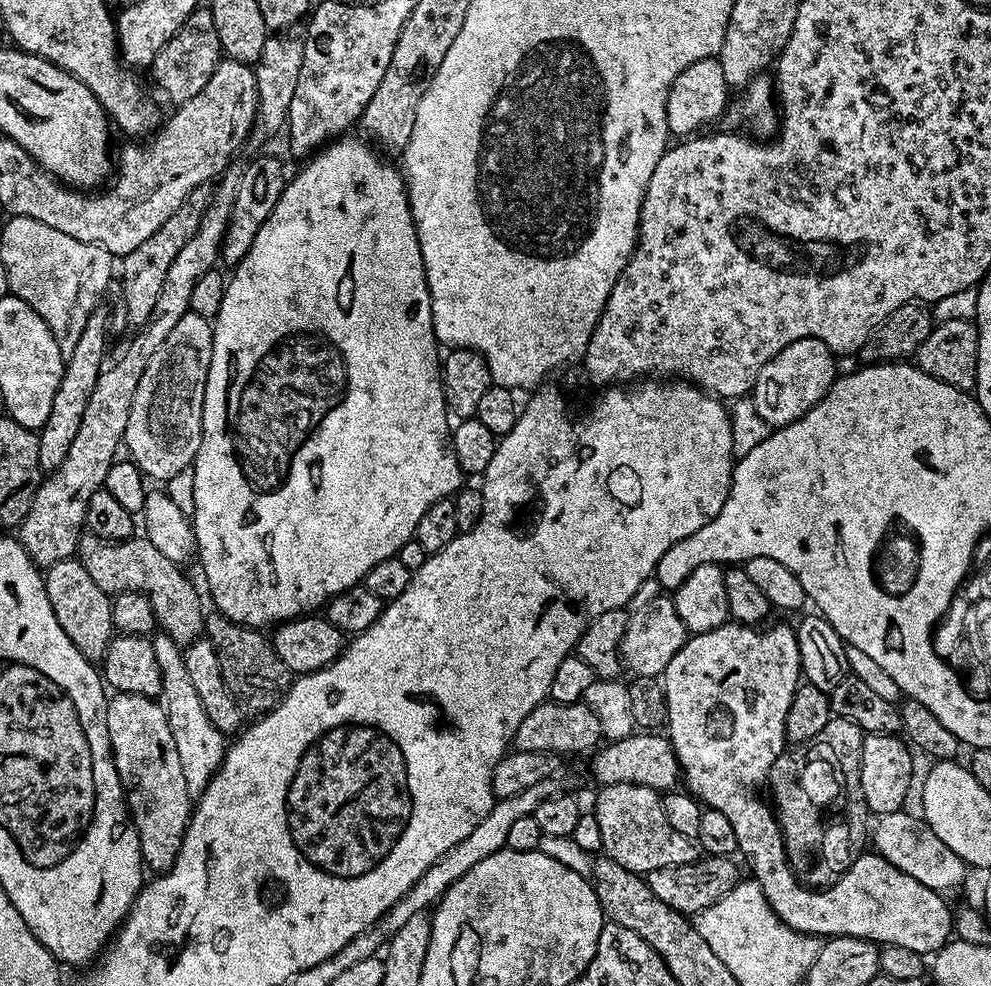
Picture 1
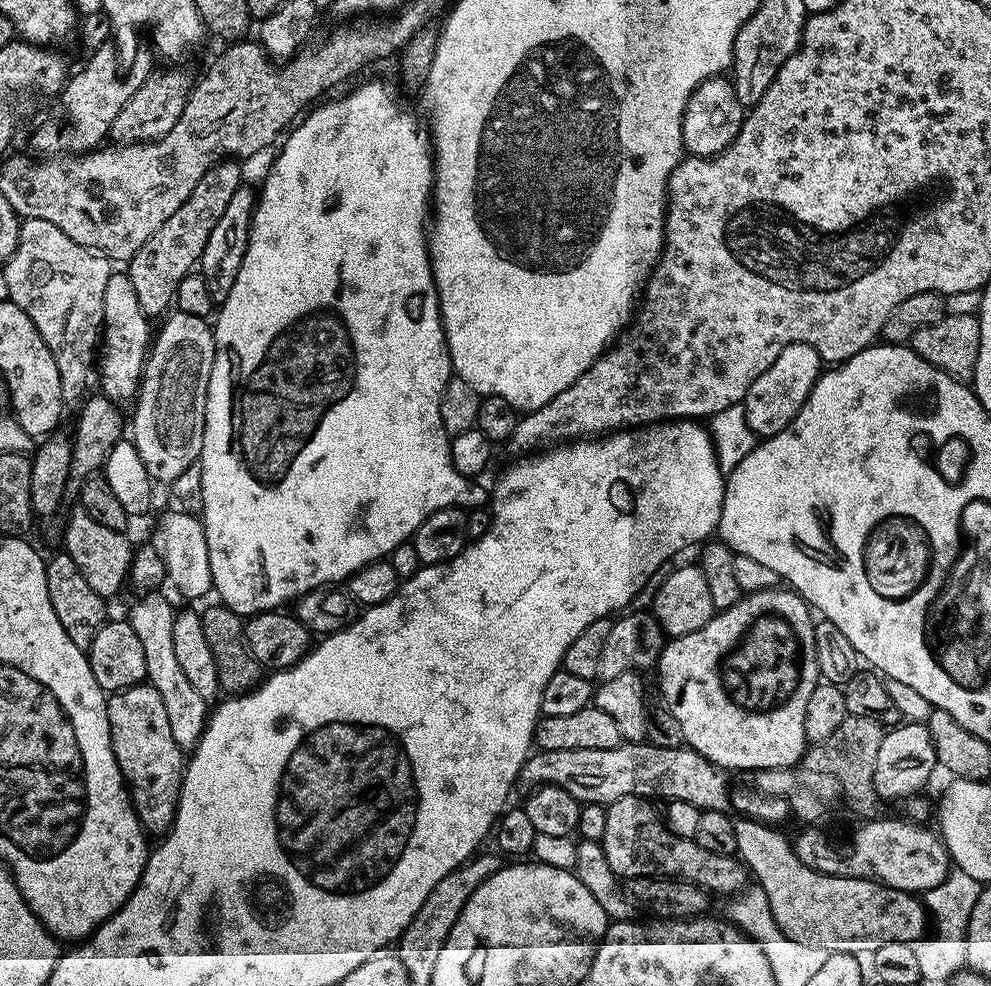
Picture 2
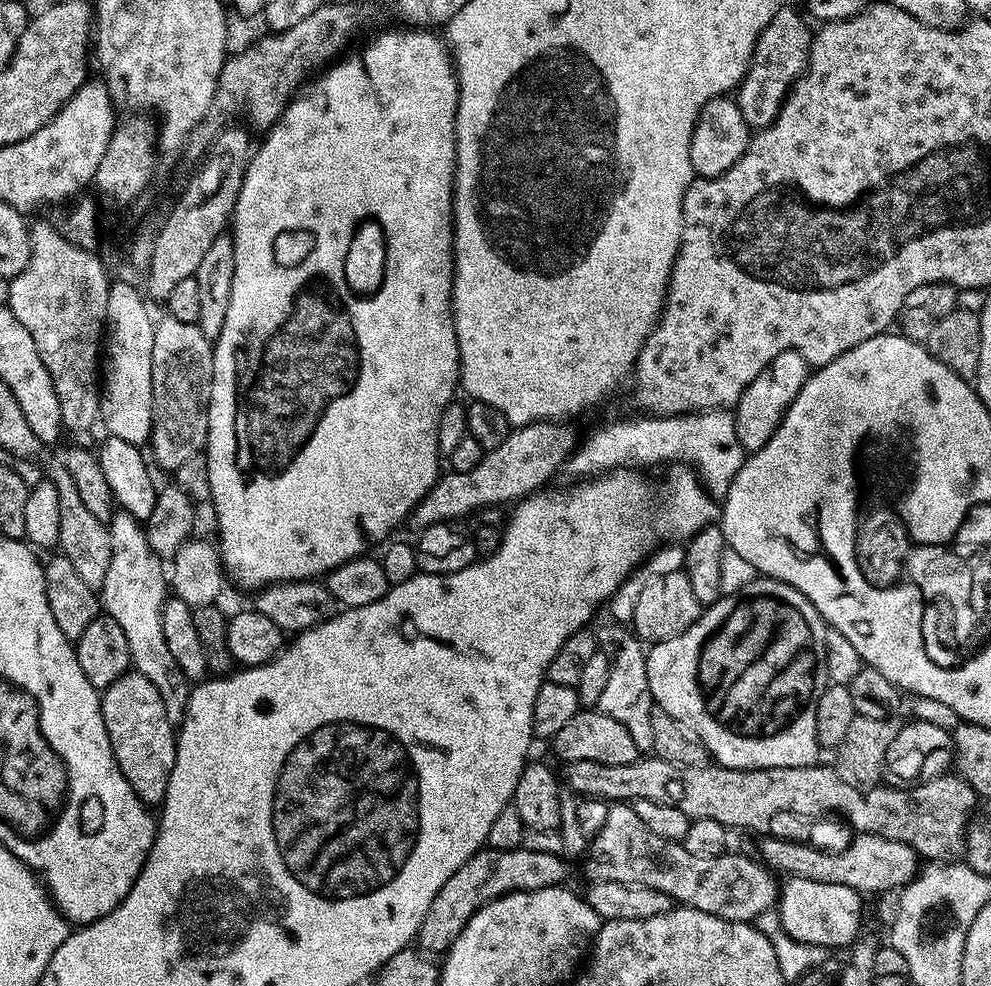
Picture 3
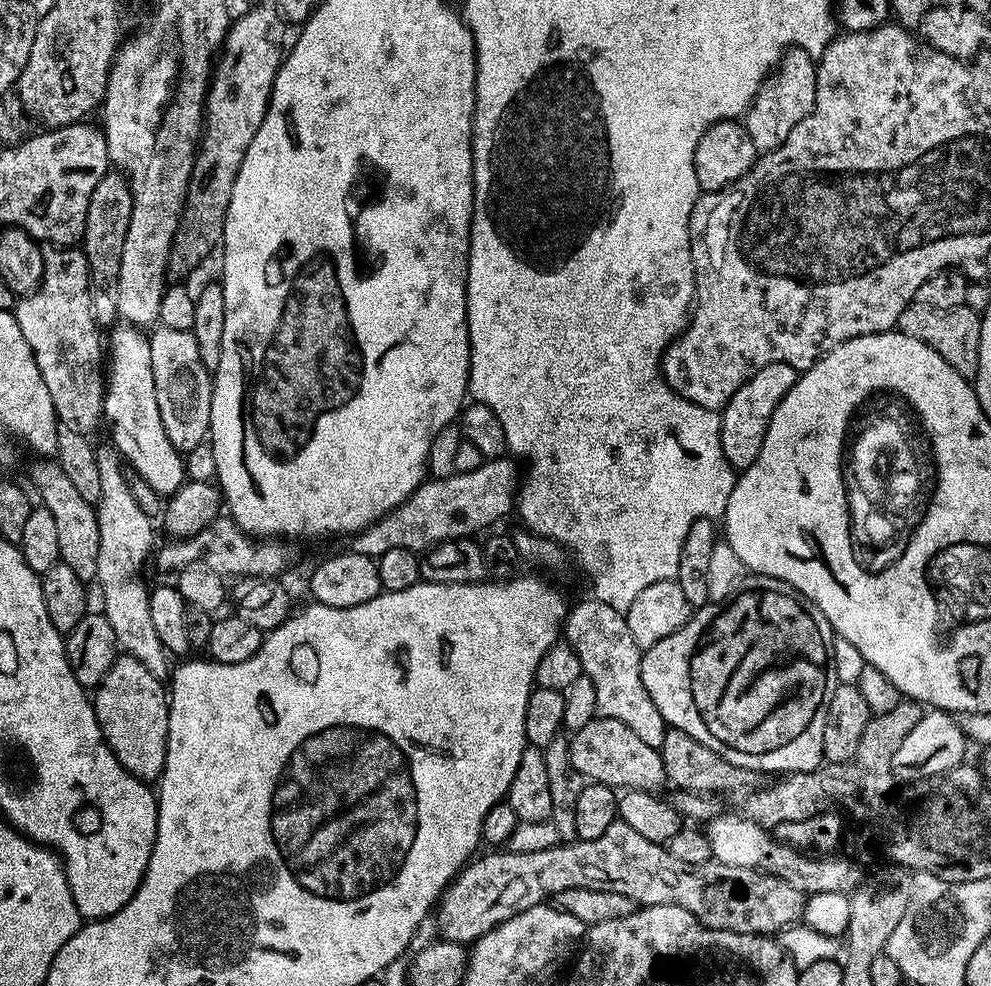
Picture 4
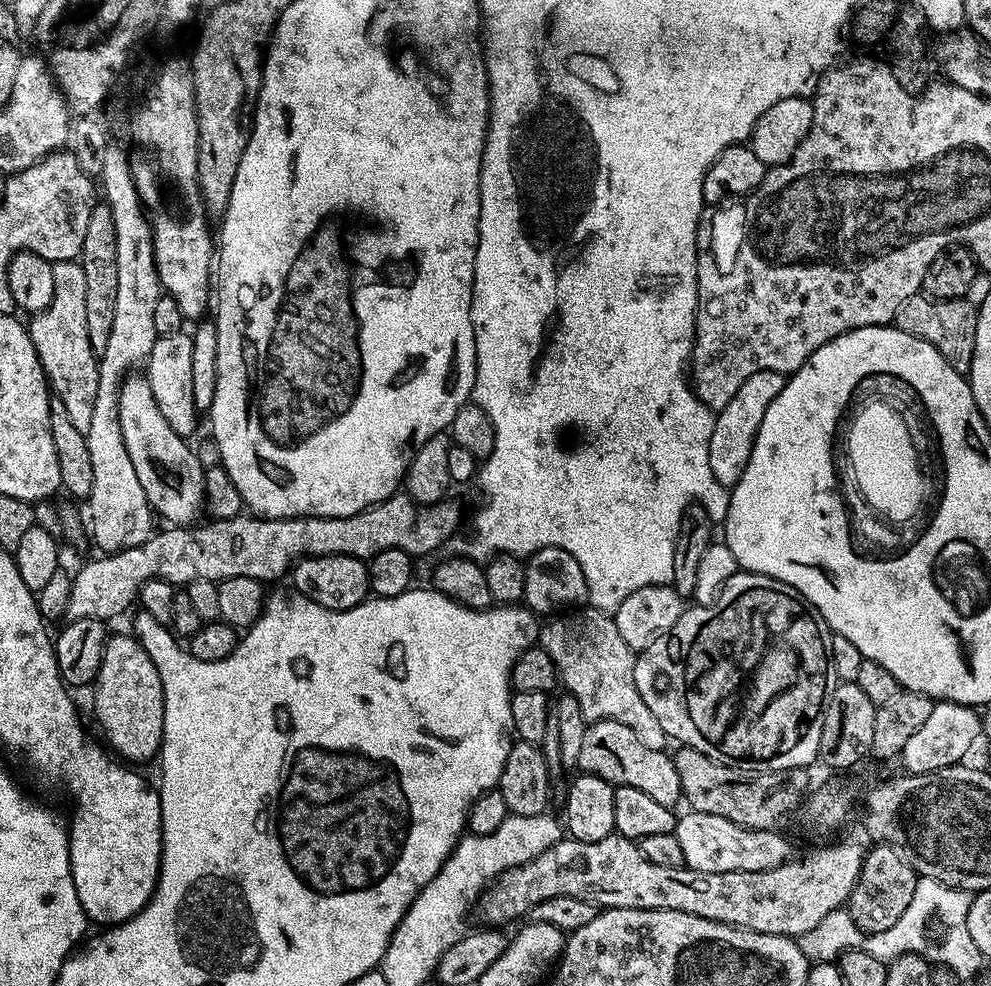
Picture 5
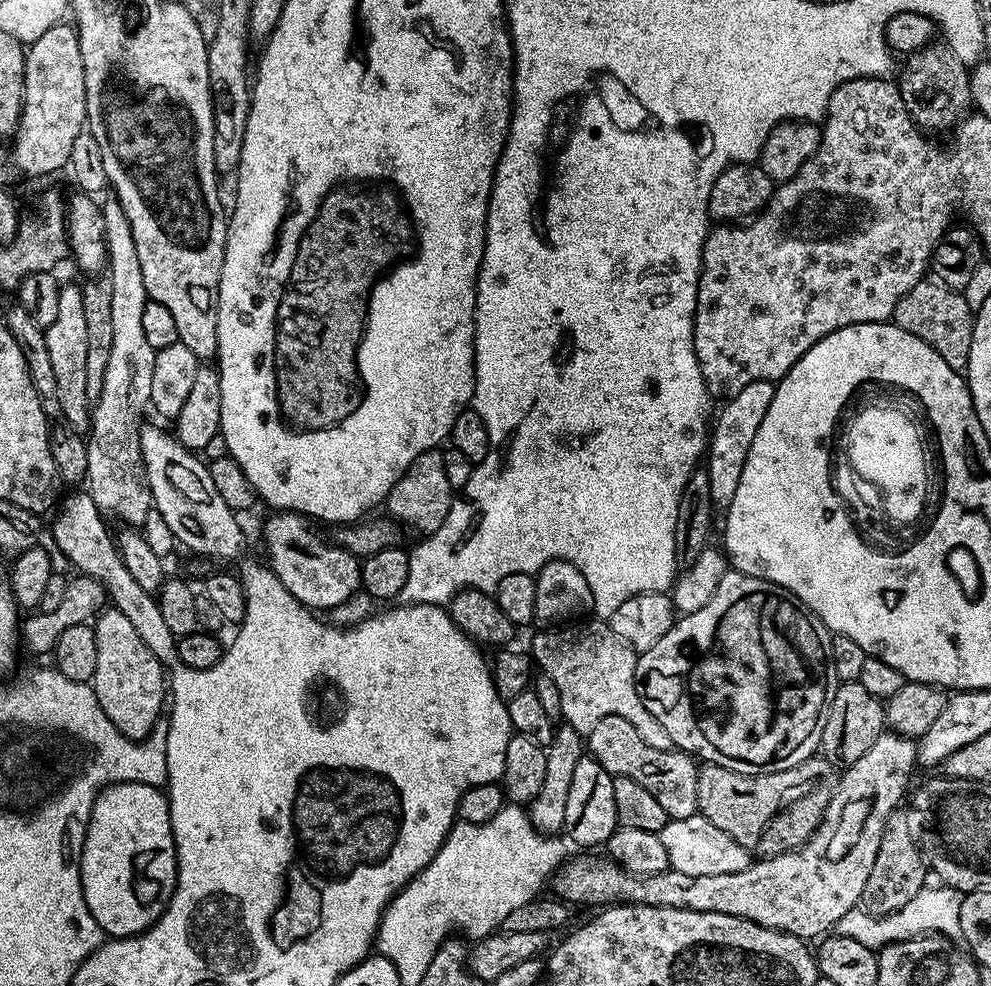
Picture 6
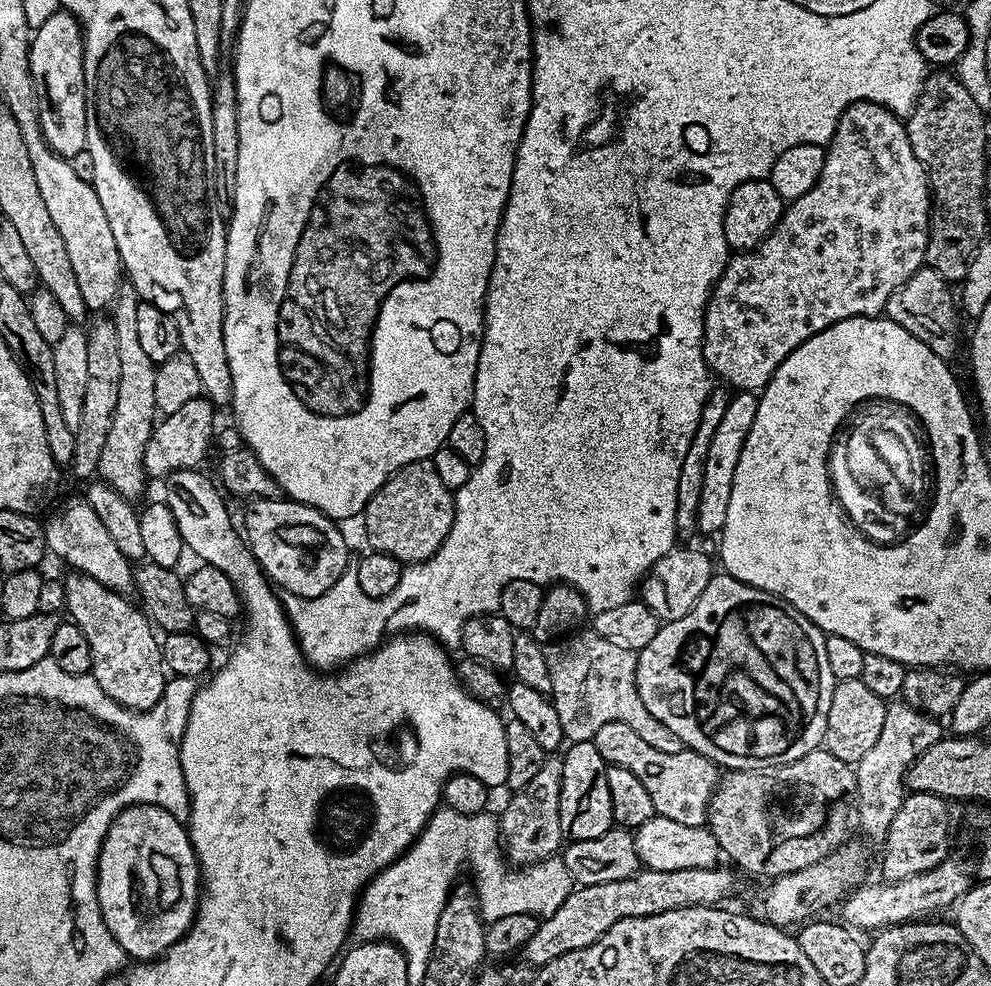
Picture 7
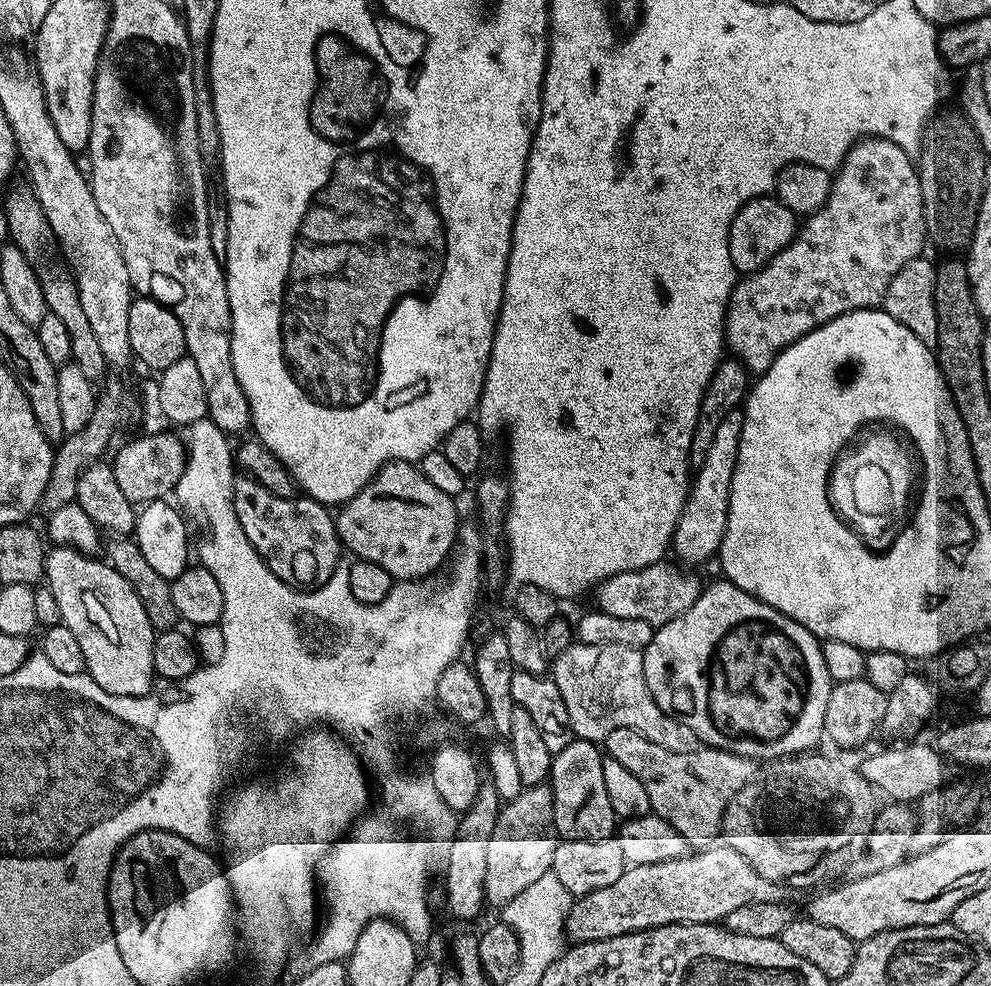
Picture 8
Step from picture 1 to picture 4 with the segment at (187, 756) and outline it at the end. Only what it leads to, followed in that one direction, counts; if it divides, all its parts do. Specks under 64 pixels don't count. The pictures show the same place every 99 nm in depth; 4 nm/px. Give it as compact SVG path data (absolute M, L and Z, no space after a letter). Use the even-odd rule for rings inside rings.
M107 446L97 447L96 457L98 458L98 474L102 481L102 494L100 495L100 501L94 505L96 510L96 517L98 518L98 574L95 578L95 583L100 584L100 592L104 595L104 608L102 607L102 614L110 622L110 626L114 626L114 634L116 635L116 643L127 655L138 658L138 662L142 662L142 666L146 666L146 670L150 670L150 674L164 678L169 675L170 672L170 653L162 646L162 638L158 638L158 630L154 630L154 618L150 618L150 602L148 601L148 593L150 591L149 585L144 585L144 563L149 563L150 557L154 552L154 544L152 548L152 524L154 524L153 517L148 516L143 512L142 506L135 500L135 496L132 493L132 485L129 478L124 477L125 465L122 463L122 457L115 447Z

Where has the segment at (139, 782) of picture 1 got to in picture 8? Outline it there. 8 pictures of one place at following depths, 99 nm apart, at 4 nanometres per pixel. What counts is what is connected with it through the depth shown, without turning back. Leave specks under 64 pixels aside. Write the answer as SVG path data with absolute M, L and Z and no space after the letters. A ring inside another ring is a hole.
M56 546L53 548L56 549L53 552L51 549L44 557L44 580L46 581L47 588L54 590L54 598L58 602L62 623L74 633L74 638L78 638L79 644L82 645L82 655L86 657L86 666L88 667L86 675L94 682L98 682L98 686L102 686L102 690L106 690L110 694L144 696L147 692L151 692L154 687L154 677L156 676L156 671L154 670L154 642L156 637L152 624L144 618L144 607L138 603L134 590L128 587L127 582L120 579L117 572L112 571L110 565L103 559L96 561L97 557L95 555L80 552L77 548L71 546Z

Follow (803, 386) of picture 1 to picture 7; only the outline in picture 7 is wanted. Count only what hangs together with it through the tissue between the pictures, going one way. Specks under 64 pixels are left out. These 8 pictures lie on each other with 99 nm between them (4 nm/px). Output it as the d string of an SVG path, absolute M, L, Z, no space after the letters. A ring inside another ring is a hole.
M737 391L730 406L726 406L726 415L714 429L714 438L706 454L706 471L702 477L702 498L698 501L696 527L701 533L719 534L724 530L726 510L730 506L730 490L734 490L734 470L738 470L738 458L742 458L742 446L746 446L746 434L750 434L750 426L754 426L757 414L757 393Z

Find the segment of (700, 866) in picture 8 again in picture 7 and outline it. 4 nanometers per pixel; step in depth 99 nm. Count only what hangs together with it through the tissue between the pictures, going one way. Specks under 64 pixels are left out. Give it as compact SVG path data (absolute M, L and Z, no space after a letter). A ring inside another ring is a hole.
M717 866L715 868L699 868L698 870L654 870L649 868L635 872L630 878L622 878L618 882L598 882L597 884L585 884L573 887L572 892L554 910L554 914L543 917L540 920L538 930L530 937L522 949L522 957L528 964L539 966L554 962L554 958L562 958L562 954L570 954L570 950L582 950L582 946L590 946L614 926L614 922L622 922L622 918L642 918L650 914L662 914L666 910L678 910L679 908L702 908L705 906L720 906L724 899L732 892L736 884L737 873L731 867Z

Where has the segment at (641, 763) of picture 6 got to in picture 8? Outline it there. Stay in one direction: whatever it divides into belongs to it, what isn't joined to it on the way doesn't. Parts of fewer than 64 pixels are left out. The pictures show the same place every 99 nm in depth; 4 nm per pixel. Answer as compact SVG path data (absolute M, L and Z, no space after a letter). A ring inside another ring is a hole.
M625 728L610 730L610 734L606 734L602 741L602 748L607 756L614 758L614 762L622 762L622 766L626 766L626 770L630 770L630 774L634 774L634 778L642 782L646 795L650 798L652 812L662 817L670 826L674 826L674 830L678 830L678 834L682 834L682 838L686 838L692 846L707 845L715 841L712 839L716 835L721 835L724 811L730 798L734 798L734 794L738 794L738 790L750 783L758 772L757 765L750 758L721 748L702 746L690 754L674 754L671 750L662 750L662 746L654 746L654 742L646 742L646 738Z

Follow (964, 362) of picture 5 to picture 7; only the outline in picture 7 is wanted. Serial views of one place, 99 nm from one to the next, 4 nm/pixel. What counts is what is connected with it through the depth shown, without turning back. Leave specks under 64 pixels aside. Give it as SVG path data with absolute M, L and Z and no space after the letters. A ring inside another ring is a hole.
M922 266L906 283L898 286L894 294L890 294L883 315L902 326L902 330L910 330L910 334L914 334L918 342L926 342L926 346L930 346L934 354L951 361L952 355L960 348L962 316L958 311L958 300L953 289L951 292L948 288L951 288L949 281L944 280L942 274L938 274L938 270Z

